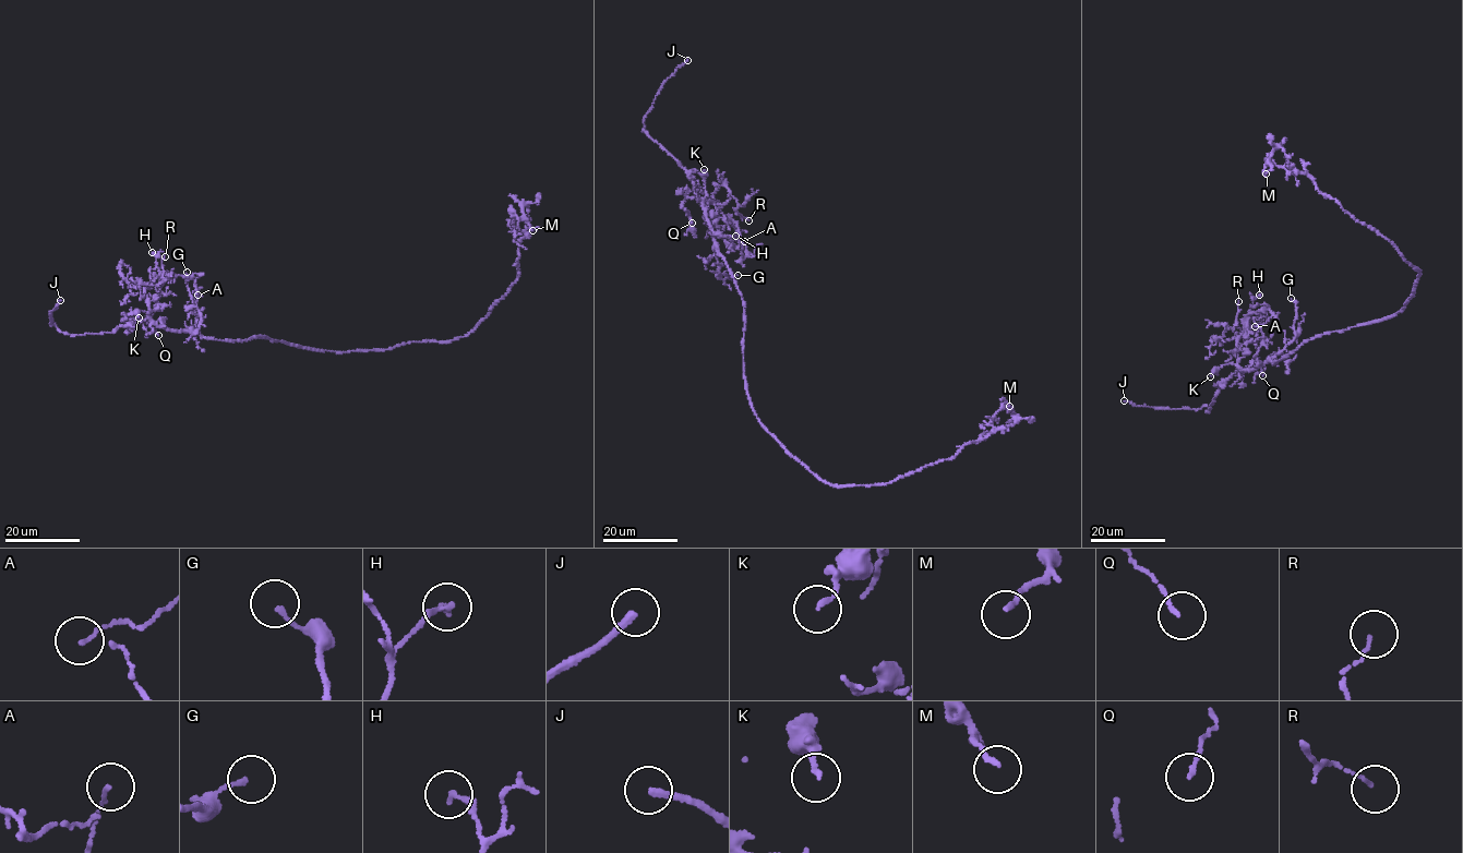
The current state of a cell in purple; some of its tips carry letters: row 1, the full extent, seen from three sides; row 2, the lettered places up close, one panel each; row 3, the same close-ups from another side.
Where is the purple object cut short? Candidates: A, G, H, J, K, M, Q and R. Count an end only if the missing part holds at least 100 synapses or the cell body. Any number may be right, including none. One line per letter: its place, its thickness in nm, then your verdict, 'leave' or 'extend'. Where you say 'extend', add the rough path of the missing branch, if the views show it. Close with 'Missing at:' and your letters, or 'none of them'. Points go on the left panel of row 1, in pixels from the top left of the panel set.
A: (198, 295) | 80 nm | leave
G: (187, 272) | 130 nm | leave
H: (152, 252) | 170 nm | leave
J: (60, 300) | 220 nm | extend
K: (139, 317) | 140 nm | leave
M: (532, 230) | 140 nm | leave
Q: (158, 335) | 110 nm | leave
R: (165, 256) | 80 nm | leave
Missing at: J

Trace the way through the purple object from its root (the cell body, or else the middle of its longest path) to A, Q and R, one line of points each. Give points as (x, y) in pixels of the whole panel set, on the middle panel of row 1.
A: (745, 382), (742, 300), (718, 252), (704, 200), (717, 204), (736, 223), (747, 255), (742, 259), (744, 241)
Q: (745, 382), (742, 300), (731, 272), (718, 252), (699, 196), (686, 197), (682, 202), (692, 223)
R: (745, 382), (742, 300), (703, 201), (716, 204), (714, 193), (724, 185), (736, 214), (748, 220)

